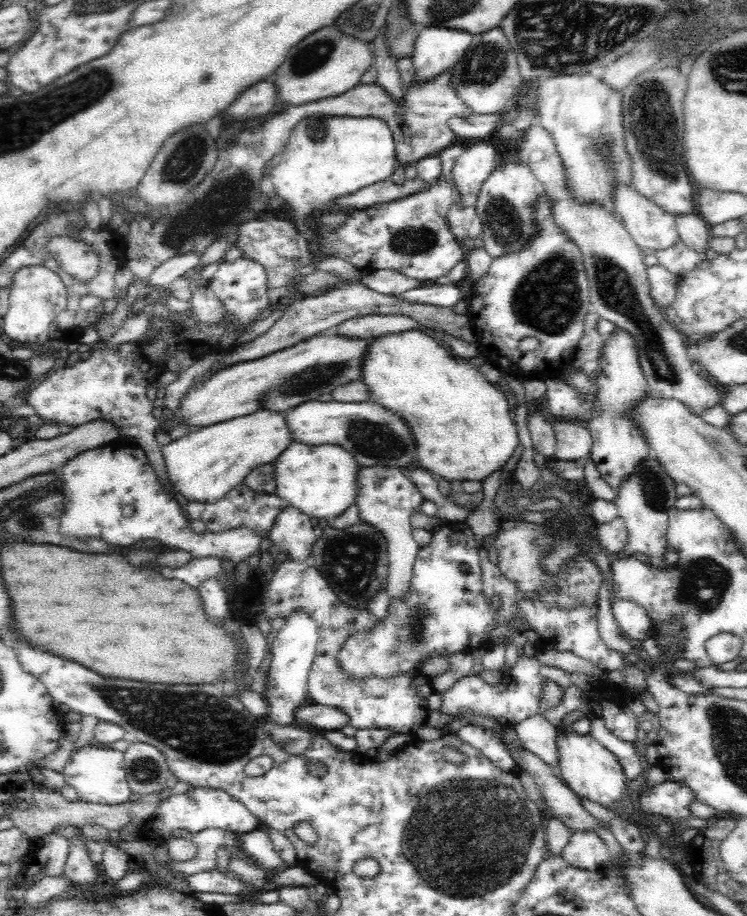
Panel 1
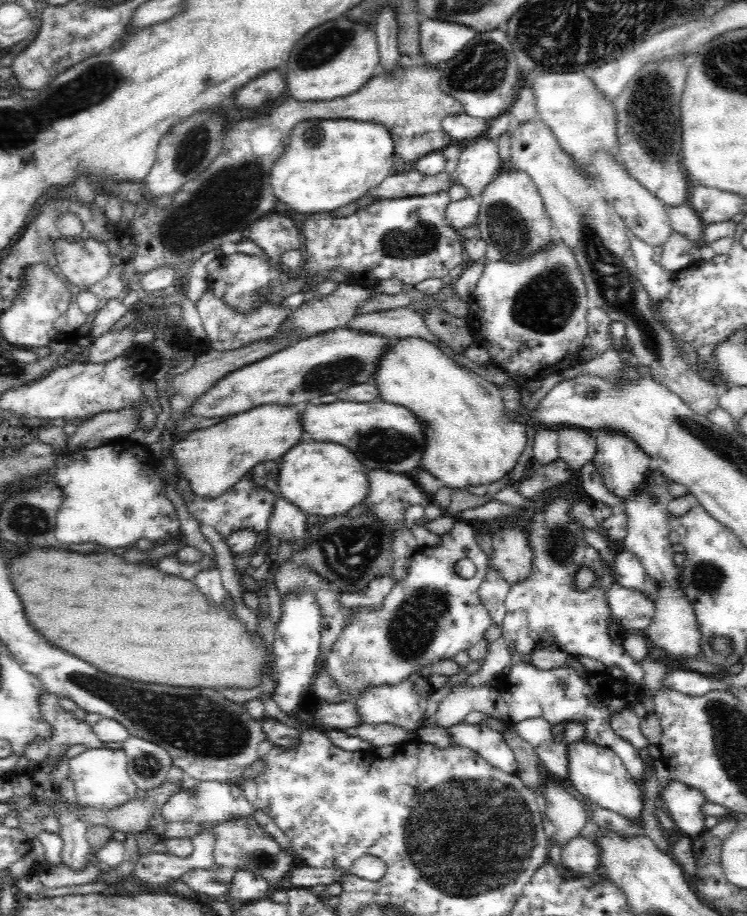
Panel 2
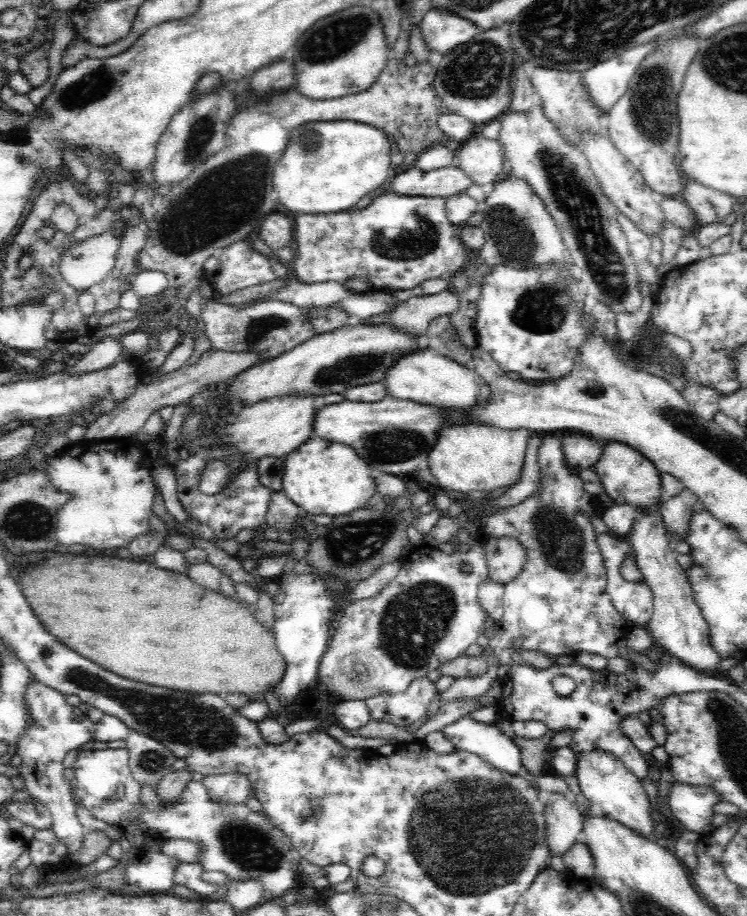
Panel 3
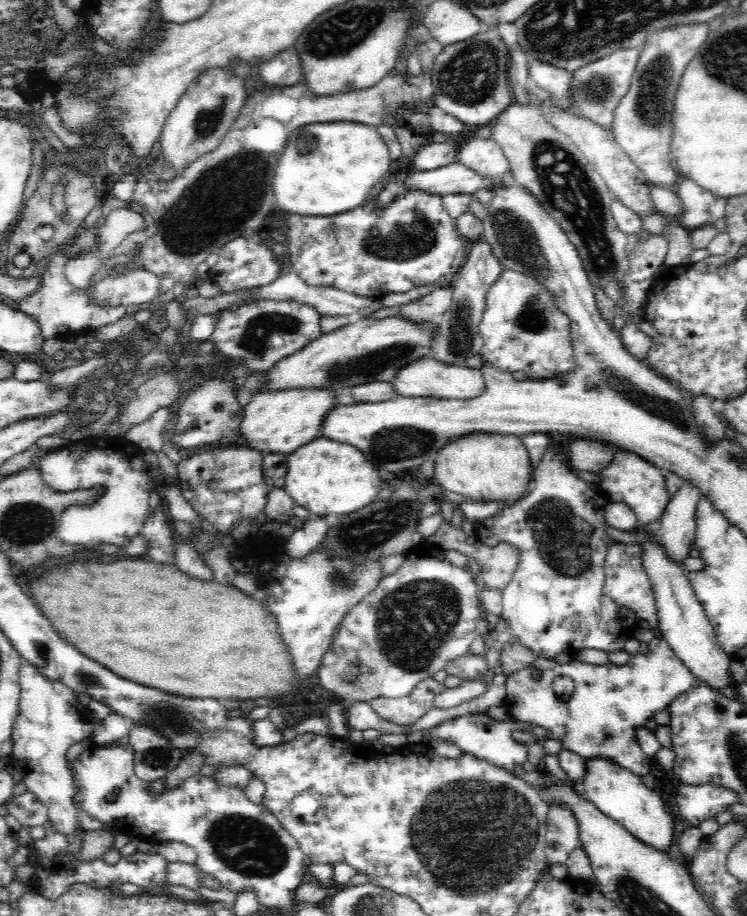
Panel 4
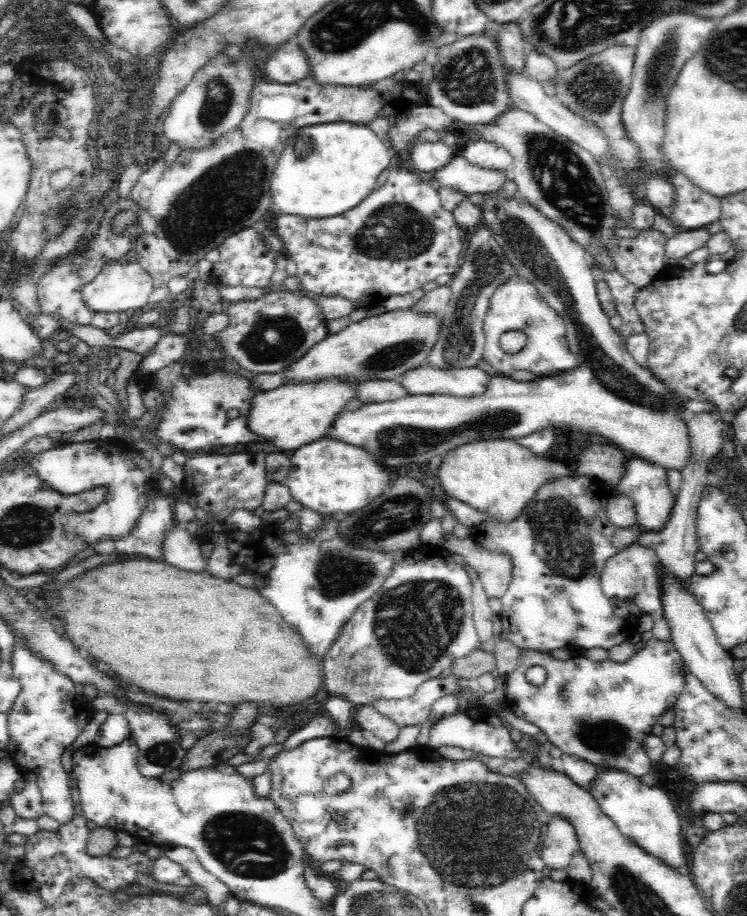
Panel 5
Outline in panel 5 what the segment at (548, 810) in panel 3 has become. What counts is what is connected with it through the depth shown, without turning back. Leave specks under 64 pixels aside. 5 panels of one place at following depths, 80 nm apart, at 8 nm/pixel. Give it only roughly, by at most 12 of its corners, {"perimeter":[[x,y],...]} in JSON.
{"perimeter":[[551,816],[542,853],[547,871],[566,869],[579,840]]}

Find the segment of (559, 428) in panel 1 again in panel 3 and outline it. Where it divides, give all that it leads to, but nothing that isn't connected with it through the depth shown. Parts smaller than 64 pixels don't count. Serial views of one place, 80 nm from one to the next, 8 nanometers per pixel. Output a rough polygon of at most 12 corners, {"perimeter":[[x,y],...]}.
{"perimeter":[[581,434],[564,436],[561,448],[577,474],[594,467],[602,440]]}

